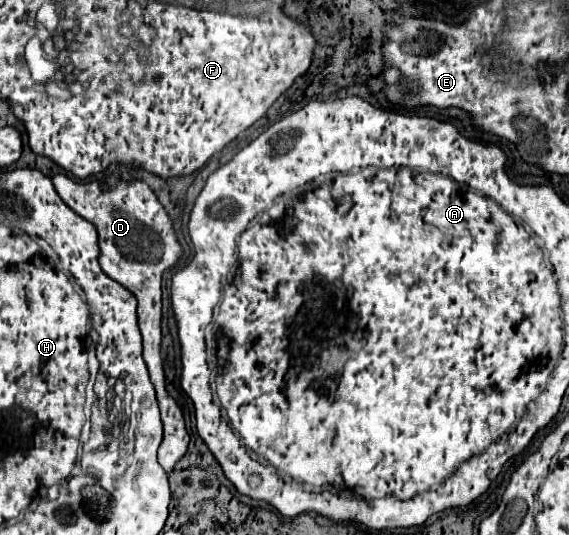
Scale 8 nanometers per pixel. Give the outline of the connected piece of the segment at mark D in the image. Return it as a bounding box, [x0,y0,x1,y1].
[52,171,190,473]

